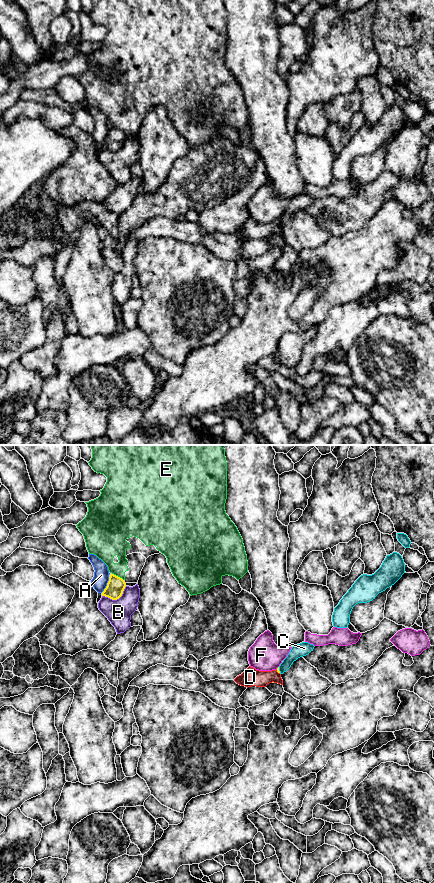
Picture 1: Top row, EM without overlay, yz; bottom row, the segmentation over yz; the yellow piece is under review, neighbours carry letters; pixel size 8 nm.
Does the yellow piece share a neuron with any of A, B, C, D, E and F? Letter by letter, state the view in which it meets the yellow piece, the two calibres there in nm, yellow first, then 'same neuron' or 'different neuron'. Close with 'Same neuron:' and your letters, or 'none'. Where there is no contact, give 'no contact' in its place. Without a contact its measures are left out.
A: contact in yz; calibres 140 and 130 nm; different neuron
B: contact in yz; calibres 140 and 200 nm; different neuron
C: contact in yz; calibres 20 and 110 nm; different neuron
D: contact in yz; calibres 20 and 150 nm; different neuron
E: contact in yz; calibres 140 and 190 nm; different neuron
F: contact in yz; calibres 20 and 260 nm; different neuron
Same neuron: none

